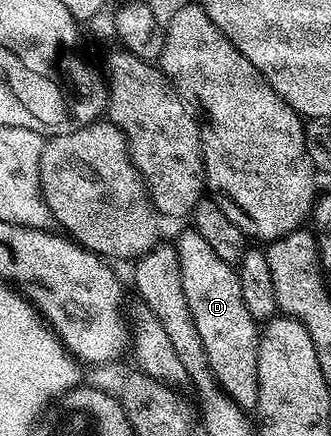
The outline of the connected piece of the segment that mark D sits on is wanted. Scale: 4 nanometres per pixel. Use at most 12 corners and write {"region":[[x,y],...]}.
{"region":[[194,230],[174,241],[207,365],[257,402],[260,329],[239,273]]}

